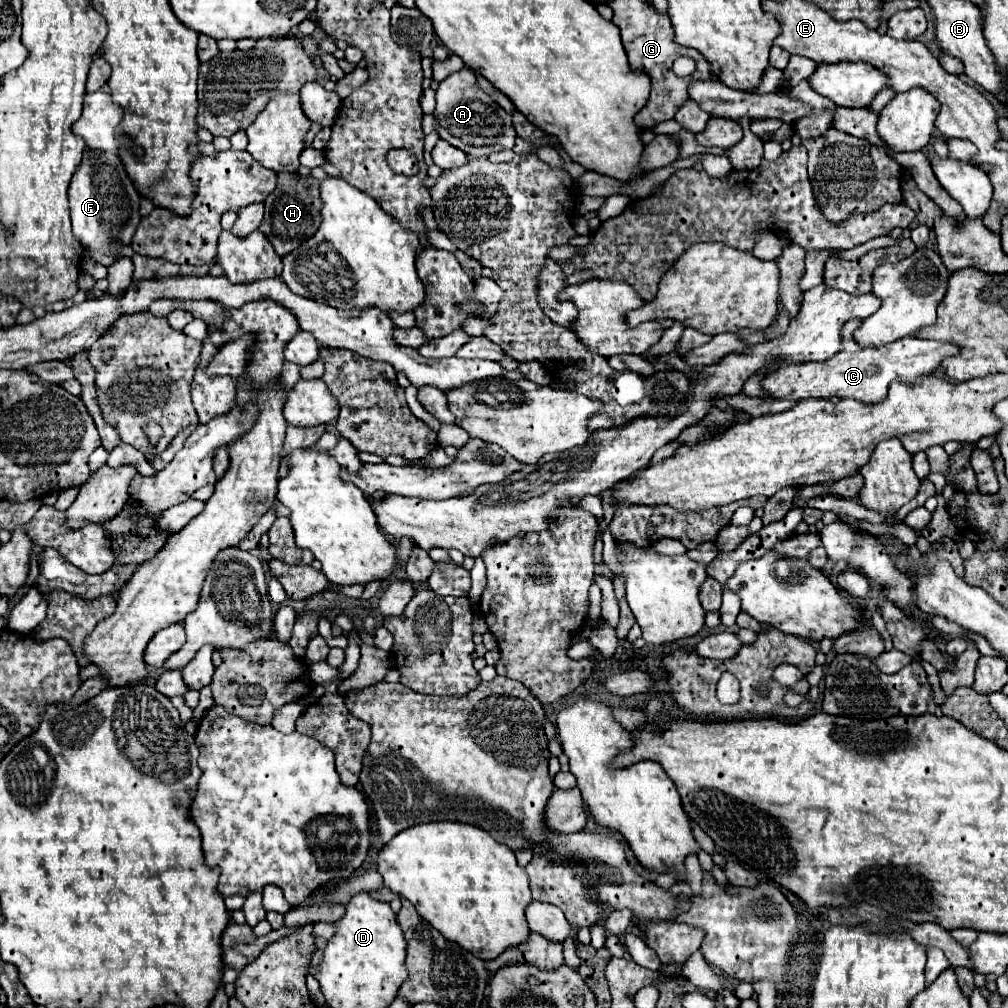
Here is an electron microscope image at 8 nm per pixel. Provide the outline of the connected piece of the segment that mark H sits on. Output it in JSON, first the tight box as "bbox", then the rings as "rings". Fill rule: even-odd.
{"bbox":[260,172,322,256],"rings":[[[282,172],[278,174],[278,186],[274,188],[274,192],[268,194],[264,206],[266,212],[260,224],[260,232],[270,240],[278,256],[286,256],[292,250],[296,250],[300,244],[310,240],[320,228],[320,208],[322,208],[320,180],[316,180],[314,176]]]}

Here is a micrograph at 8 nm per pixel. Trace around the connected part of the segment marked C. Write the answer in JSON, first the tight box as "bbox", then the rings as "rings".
{"bbox":[764,320,960,404],"rings":[[[848,320],[842,328],[842,350],[836,356],[824,362],[808,362],[808,364],[786,364],[778,372],[768,374],[764,378],[764,392],[776,400],[804,400],[804,398],[854,398],[858,402],[876,404],[882,402],[888,394],[888,386],[892,380],[914,382],[920,376],[928,376],[936,370],[940,360],[946,356],[956,356],[960,350],[950,342],[938,340],[920,340],[908,336],[904,340],[896,340],[892,344],[884,344],[880,348],[862,348],[854,340],[854,330],[862,320]]]}

